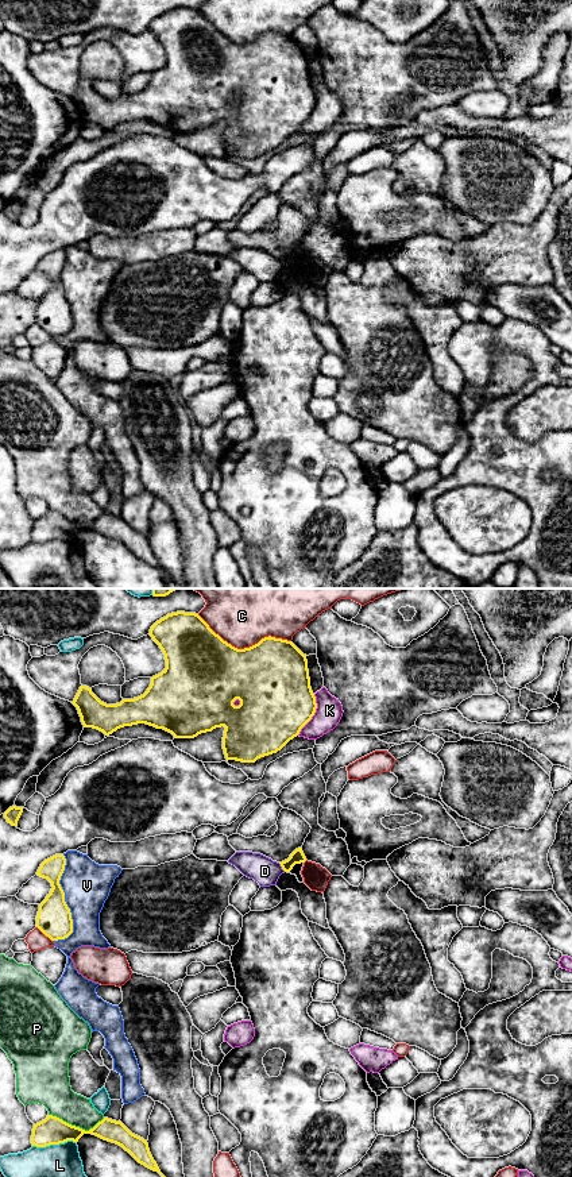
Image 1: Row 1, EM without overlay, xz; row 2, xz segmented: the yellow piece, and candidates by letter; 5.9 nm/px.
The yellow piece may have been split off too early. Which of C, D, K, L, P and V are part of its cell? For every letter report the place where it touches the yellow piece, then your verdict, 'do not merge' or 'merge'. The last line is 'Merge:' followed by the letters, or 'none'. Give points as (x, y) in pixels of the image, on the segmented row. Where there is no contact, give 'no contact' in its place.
C: xz (244, 648) | do not merge
D: xz (281, 865) | do not merge
K: xz (313, 714) | do not merge
L: xz (54, 1143) | do not merge
P: xz (77, 1127) | do not merge
V: xz (65, 902) | do not merge
Merge: none

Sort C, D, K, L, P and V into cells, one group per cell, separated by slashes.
C / D / K / L / P / V

